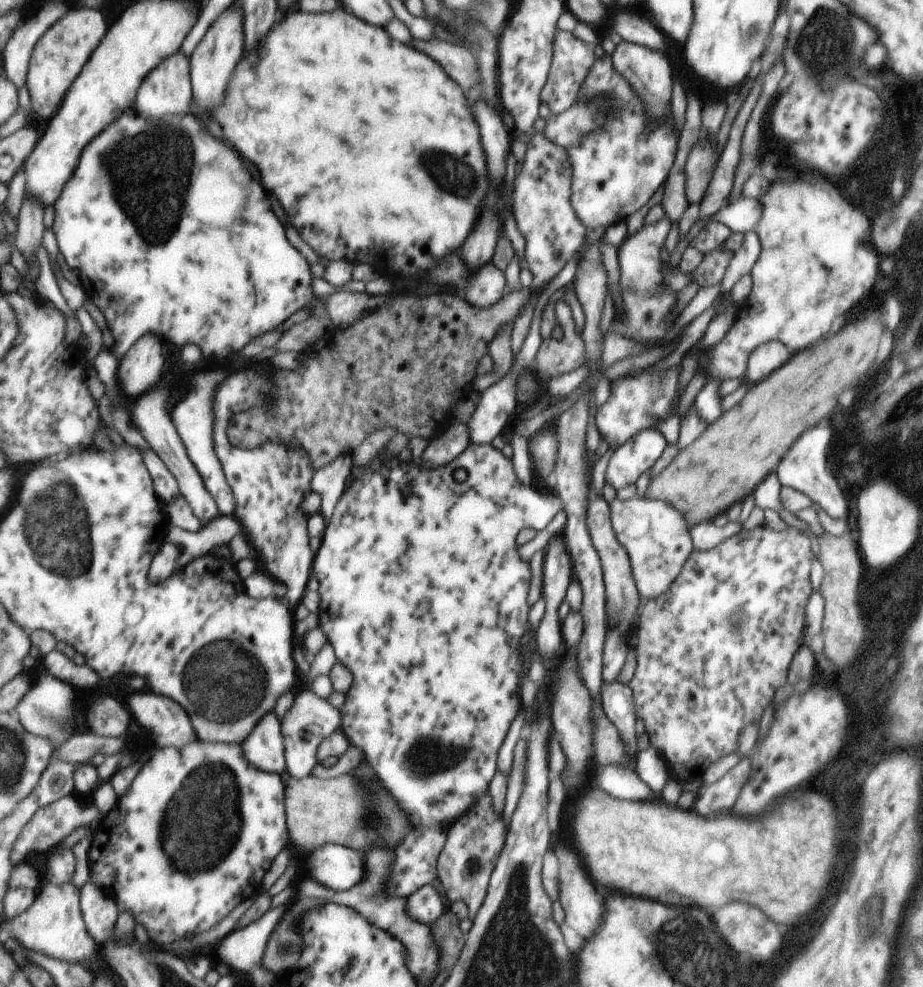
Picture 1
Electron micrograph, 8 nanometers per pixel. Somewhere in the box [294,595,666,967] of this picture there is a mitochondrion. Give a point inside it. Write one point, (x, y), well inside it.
(425, 760)

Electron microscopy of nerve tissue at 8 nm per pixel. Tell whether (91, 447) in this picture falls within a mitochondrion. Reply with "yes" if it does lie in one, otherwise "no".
no

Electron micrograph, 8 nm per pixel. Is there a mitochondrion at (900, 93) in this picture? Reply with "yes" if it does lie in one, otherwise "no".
no

